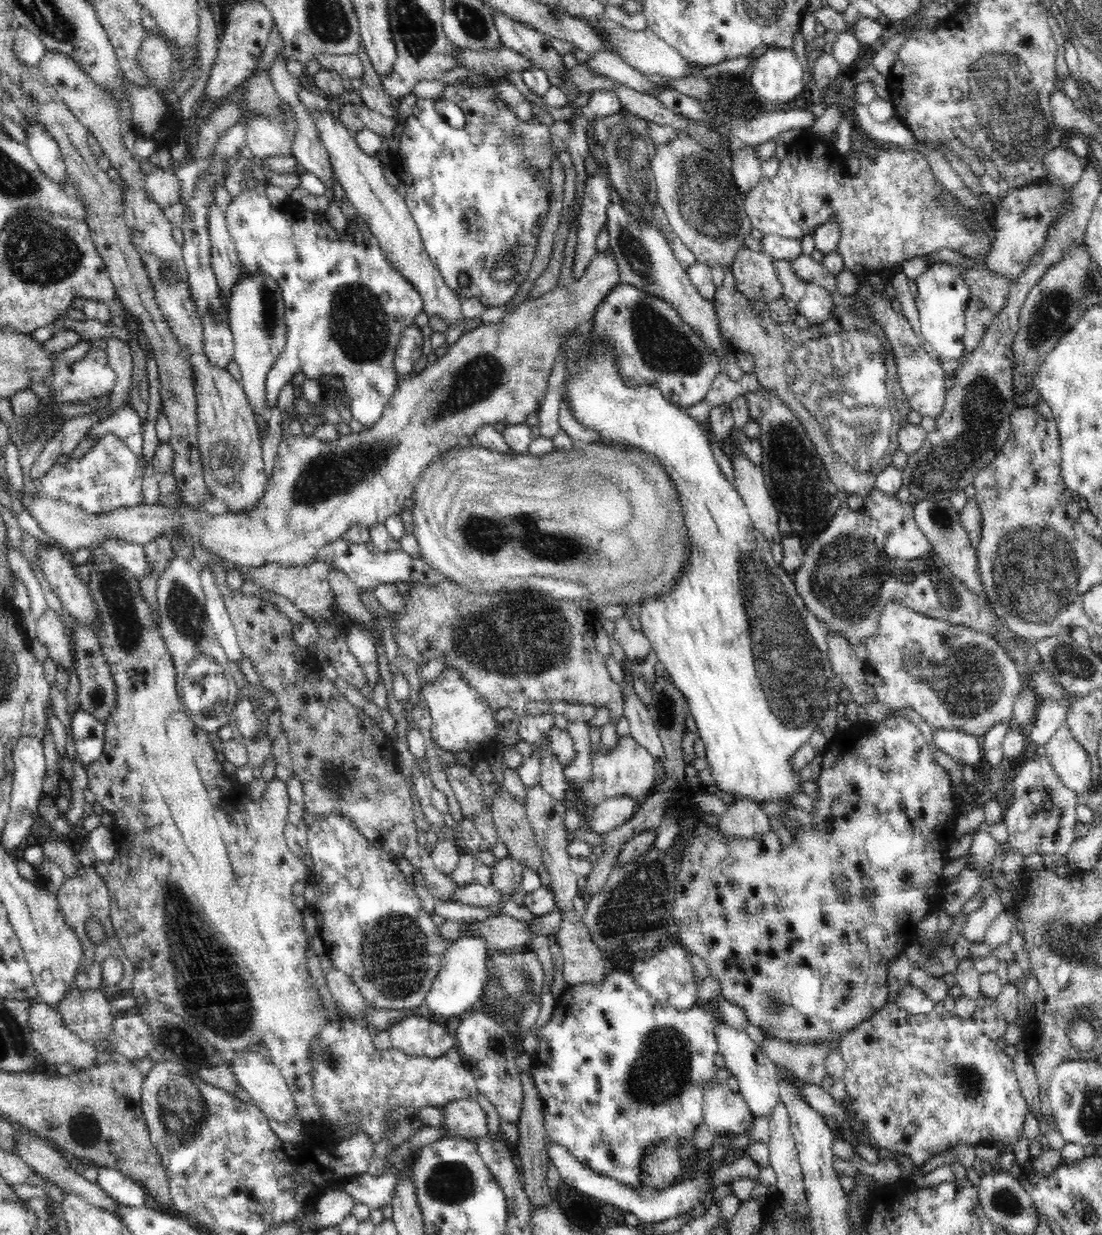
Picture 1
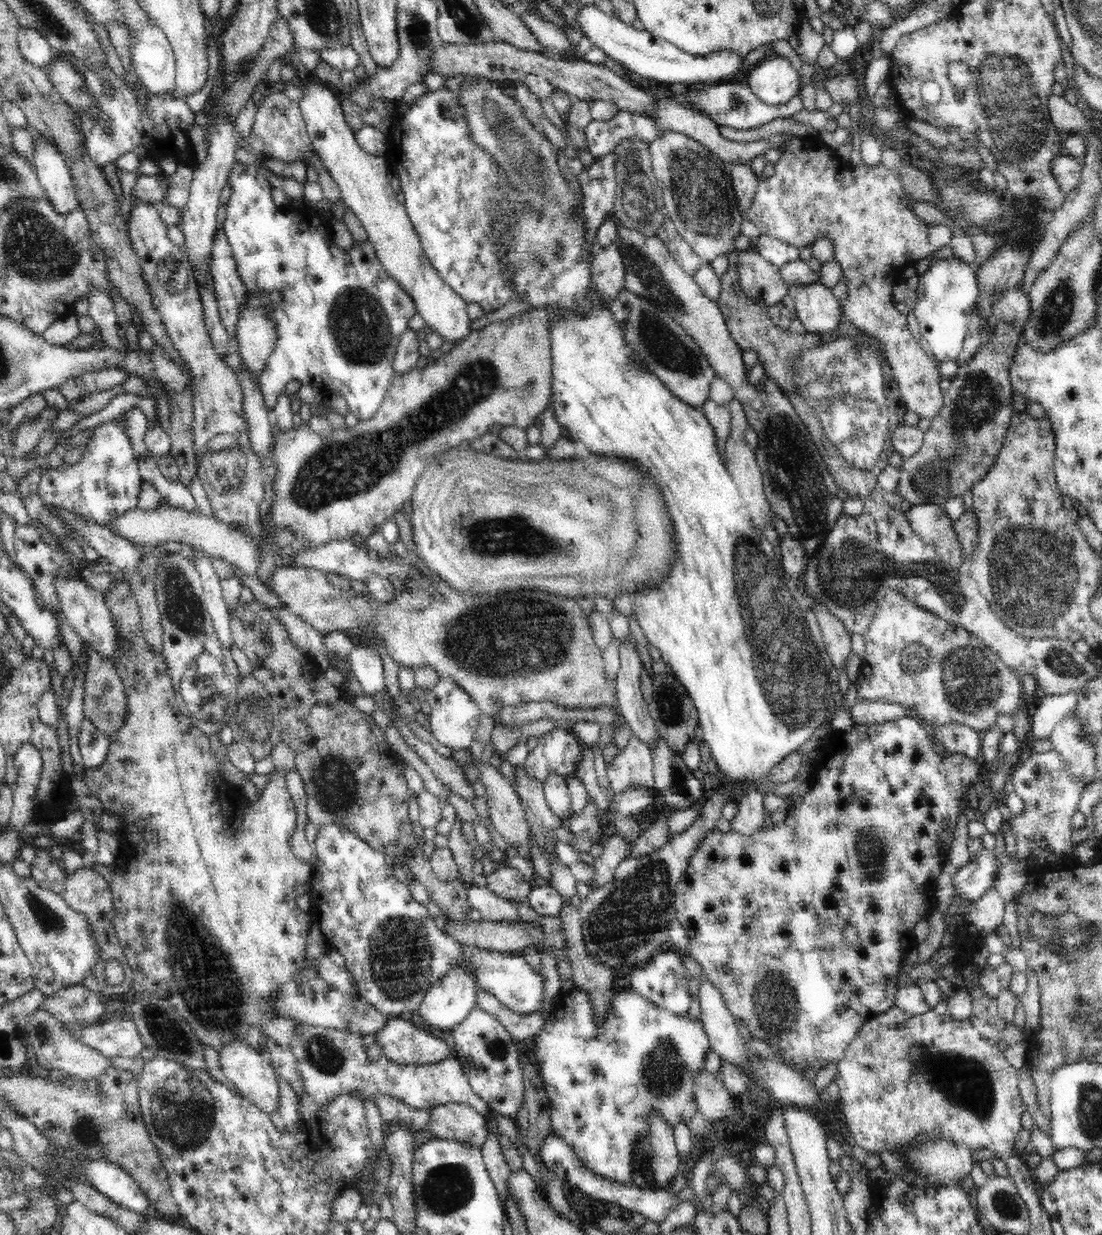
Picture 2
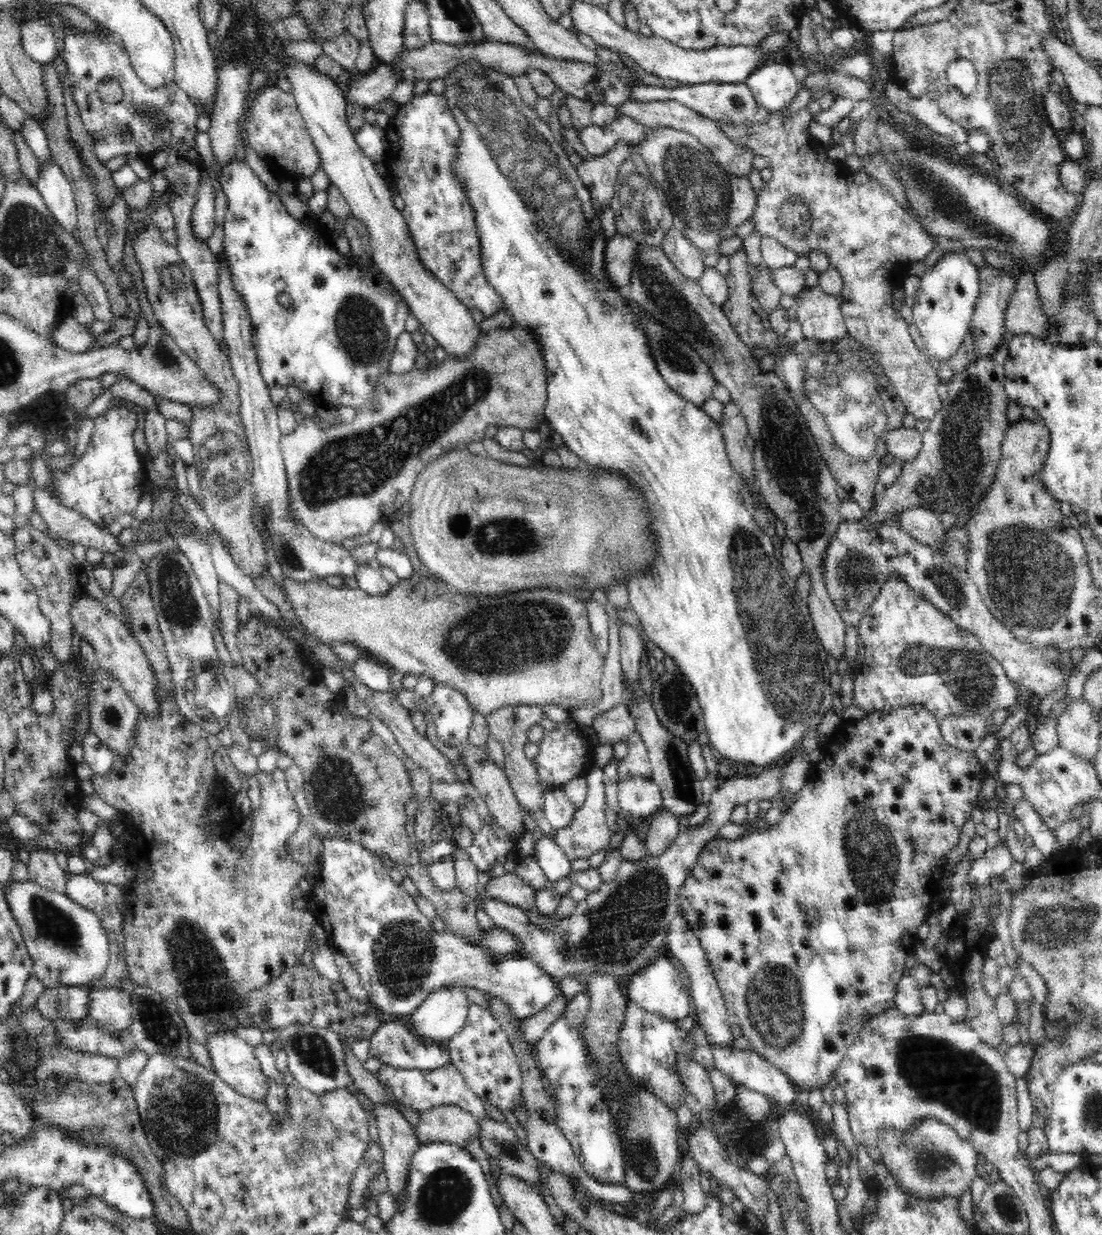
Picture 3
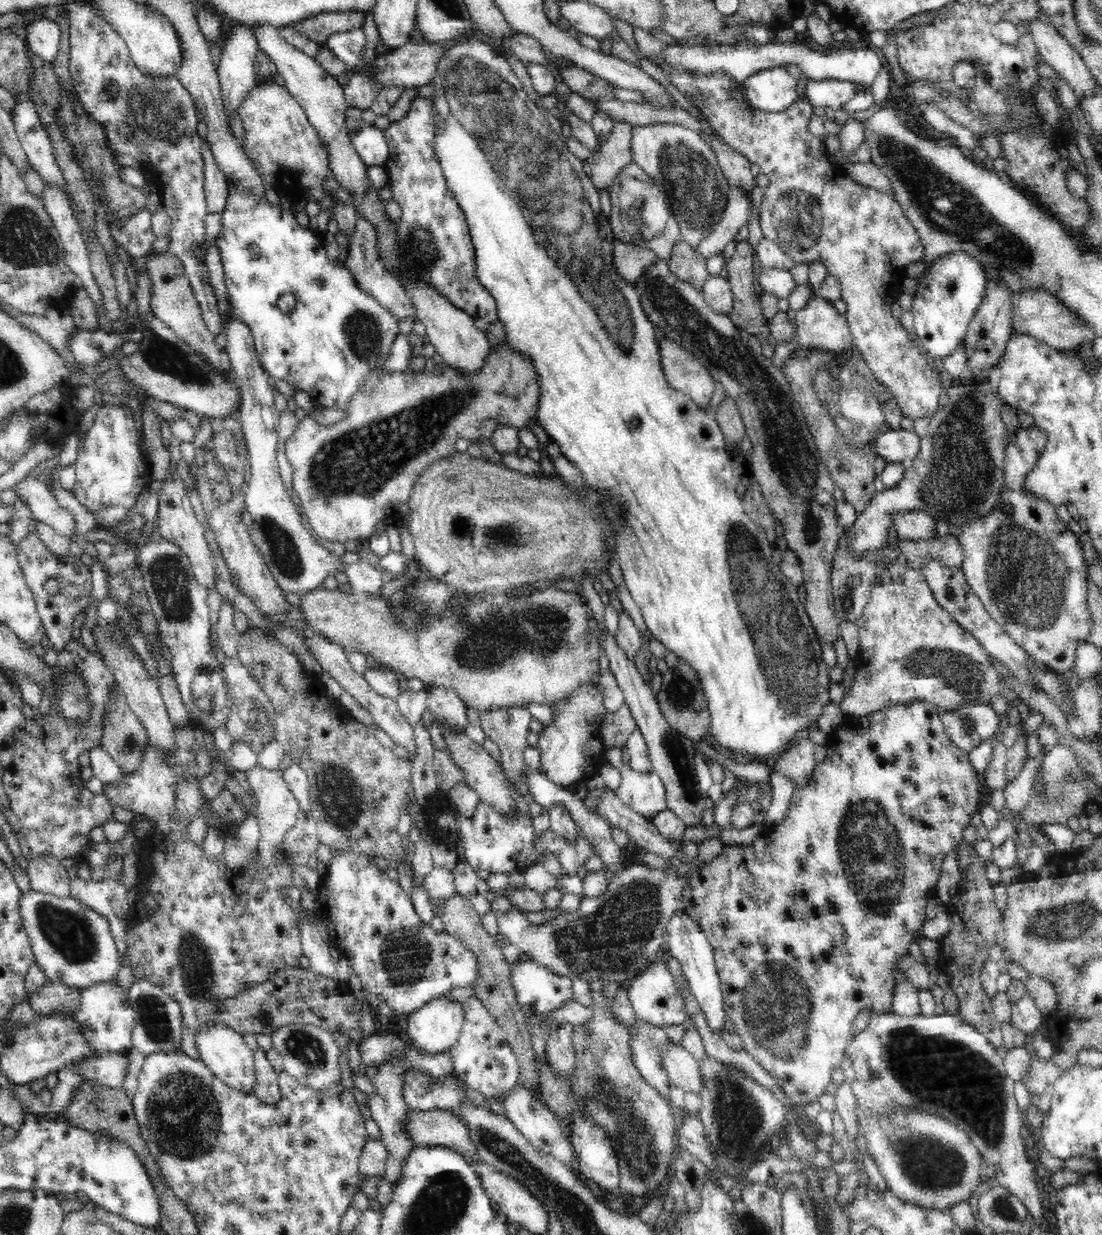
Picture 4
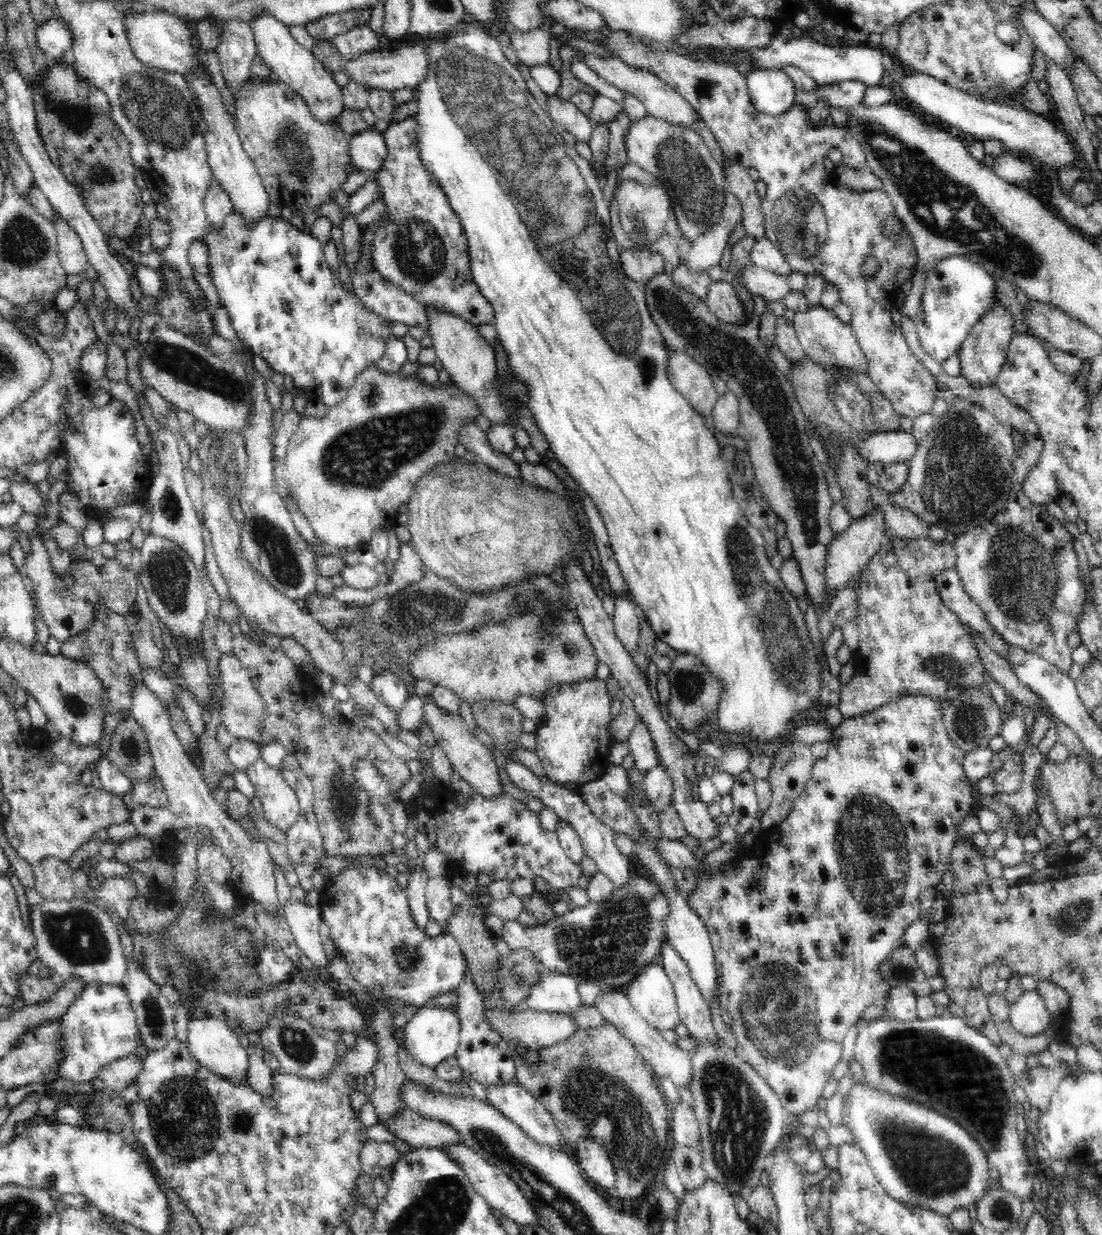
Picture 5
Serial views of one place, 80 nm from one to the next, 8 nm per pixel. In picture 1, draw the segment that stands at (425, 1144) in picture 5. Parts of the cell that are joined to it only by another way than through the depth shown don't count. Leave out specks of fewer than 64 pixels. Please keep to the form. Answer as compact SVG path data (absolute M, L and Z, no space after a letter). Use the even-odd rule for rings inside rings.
M470 1099L462 1101L452 1101L442 1106L440 1128L446 1129L449 1136L456 1138L466 1138L467 1141L481 1141L488 1133L488 1118L486 1112L478 1101Z

